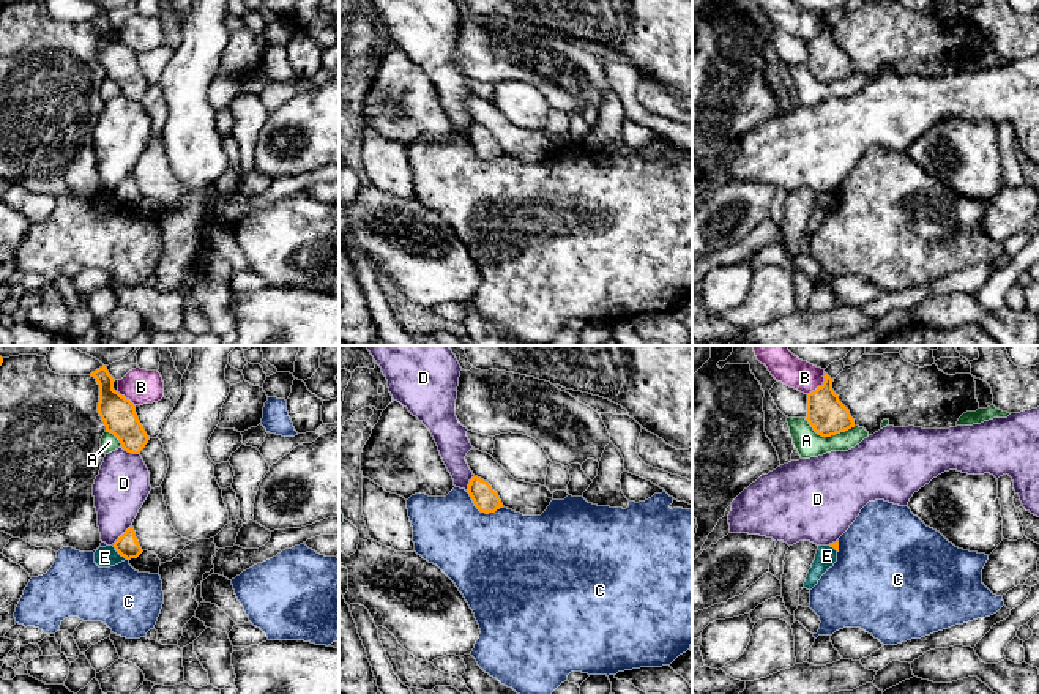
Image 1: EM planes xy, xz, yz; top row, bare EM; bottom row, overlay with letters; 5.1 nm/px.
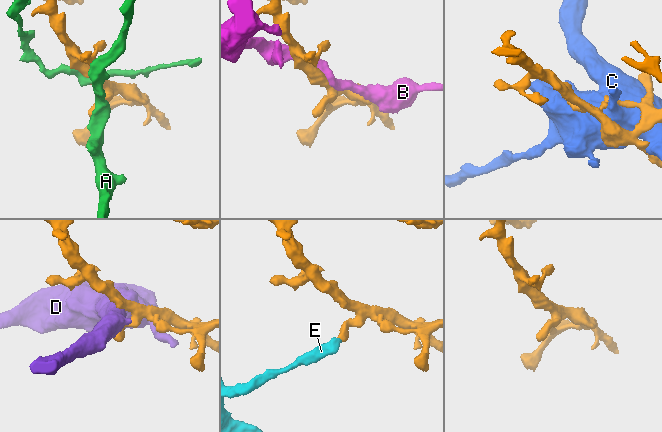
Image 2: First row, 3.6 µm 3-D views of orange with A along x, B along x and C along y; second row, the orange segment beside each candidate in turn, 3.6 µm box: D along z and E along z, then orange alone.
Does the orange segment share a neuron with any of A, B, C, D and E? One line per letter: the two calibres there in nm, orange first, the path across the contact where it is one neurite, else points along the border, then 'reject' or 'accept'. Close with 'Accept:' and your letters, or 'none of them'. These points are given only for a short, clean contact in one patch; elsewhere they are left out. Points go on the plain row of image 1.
A: 190/140 nm | reject
B: 190/150 nm | reject
C: 120/480 nm | reject
D: 120/280 nm | reject
E: 120/110 nm | along xy (112, 193), (126, 205) | reject
Accept: none of them

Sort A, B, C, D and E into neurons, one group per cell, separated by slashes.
A / B / C / D / E

